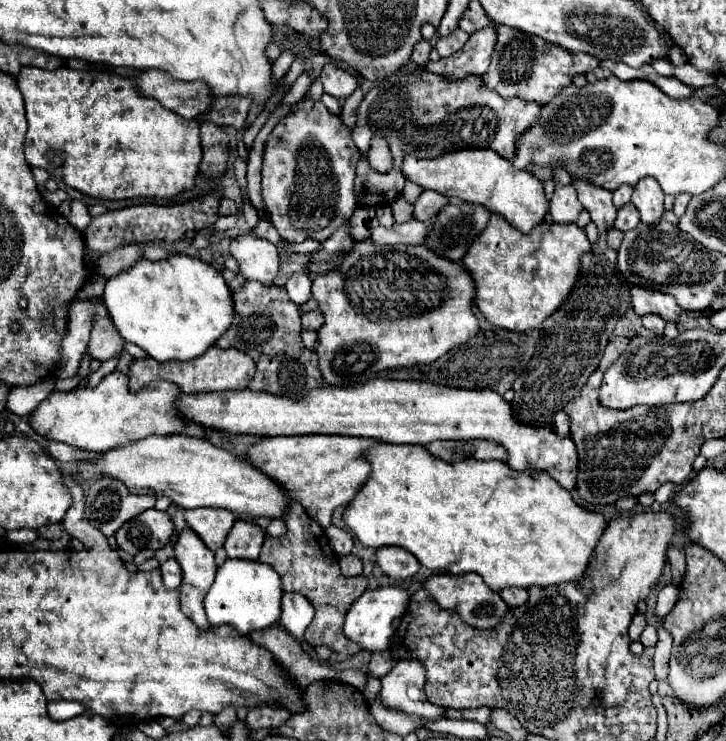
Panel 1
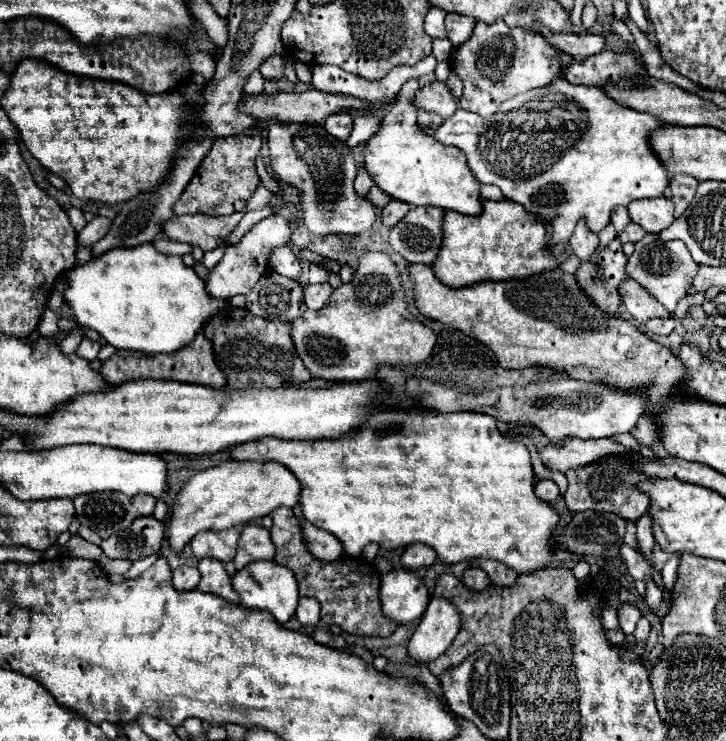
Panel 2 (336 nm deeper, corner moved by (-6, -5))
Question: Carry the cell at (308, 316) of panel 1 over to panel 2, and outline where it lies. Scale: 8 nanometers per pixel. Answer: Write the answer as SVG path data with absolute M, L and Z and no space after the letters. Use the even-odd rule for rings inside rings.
M323 283L323 285L307 285L305 287L305 305L309 309L317 311L317 309L321 309L327 303L327 299L329 299L331 293L333 293L333 289L331 289L329 283Z

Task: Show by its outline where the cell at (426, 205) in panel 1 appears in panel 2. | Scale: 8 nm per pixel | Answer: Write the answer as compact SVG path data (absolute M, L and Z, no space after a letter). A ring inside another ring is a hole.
M391 199L391 201L381 209L381 221L383 221L383 225L395 227L395 225L407 215L409 209L411 209L411 205L401 203L401 201L397 201L397 199Z

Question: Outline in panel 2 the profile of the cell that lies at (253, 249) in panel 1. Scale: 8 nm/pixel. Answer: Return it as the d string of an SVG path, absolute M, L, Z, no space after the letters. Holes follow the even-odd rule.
M237 213L229 217L211 217L211 215L173 215L163 223L163 235L171 241L197 245L203 251L227 245L225 237L235 229Z

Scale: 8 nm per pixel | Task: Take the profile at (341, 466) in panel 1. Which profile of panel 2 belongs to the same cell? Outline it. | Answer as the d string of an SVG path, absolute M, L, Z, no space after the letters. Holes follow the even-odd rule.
M223 461L217 467L195 473L177 493L171 507L167 541L173 553L181 555L185 545L201 531L223 531L239 523L249 523L269 515L277 507L293 507L299 503L301 485L295 475L279 463L259 461Z

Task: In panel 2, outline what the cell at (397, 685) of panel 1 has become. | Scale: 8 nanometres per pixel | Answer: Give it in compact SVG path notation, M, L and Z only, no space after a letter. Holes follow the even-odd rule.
M431 597L429 607L409 641L409 655L417 663L429 663L443 655L459 633L461 615L445 597Z

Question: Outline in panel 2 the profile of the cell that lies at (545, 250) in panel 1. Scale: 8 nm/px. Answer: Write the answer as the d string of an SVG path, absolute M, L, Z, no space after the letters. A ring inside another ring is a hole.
M481 199L481 213L477 217L445 211L443 215L443 243L433 261L435 277L449 287L467 287L479 281L505 281L535 275L557 267L553 253L547 249L549 225L533 219L519 203L503 199Z

